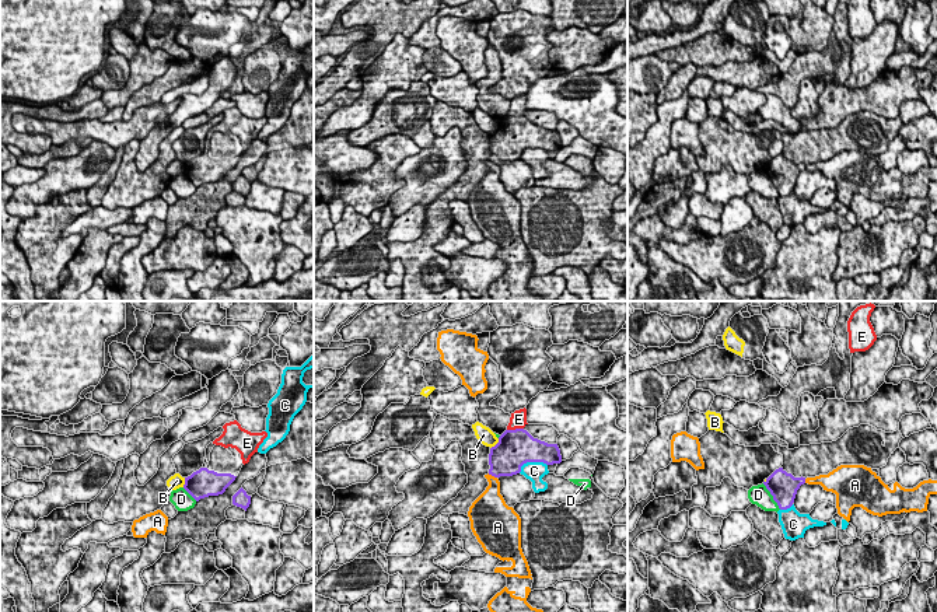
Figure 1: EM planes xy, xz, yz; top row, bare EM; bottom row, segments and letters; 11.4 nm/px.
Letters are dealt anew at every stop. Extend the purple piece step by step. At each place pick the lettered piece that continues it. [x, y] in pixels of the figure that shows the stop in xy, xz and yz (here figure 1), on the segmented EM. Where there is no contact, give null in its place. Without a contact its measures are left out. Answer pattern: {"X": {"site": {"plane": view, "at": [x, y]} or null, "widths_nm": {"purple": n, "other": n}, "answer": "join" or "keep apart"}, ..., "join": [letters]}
{"A": {"site": {"plane": "xz", "at": [492, 475]}, "widths_nm": {"purple": 400, "other": 200}, "answer": "keep apart"}, "B": {"site": {"plane": "xz", "at": [496, 444]}, "widths_nm": {"purple": 420, "other": 180}, "answer": "keep apart"}, "C": {"site": {"plane": "xz", "at": [531, 461]}, "widths_nm": {"purple": 420, "other": 220}, "answer": "keep apart"}, "D": {"site": {"plane": "yz", "at": [772, 495]}, "widths_nm": {"purple": 340, "other": 220}, "answer": "keep apart"}, "E": {"site": {"plane": "xz", "at": [516, 429]}, "widths_nm": {"purple": 420, "other": 190}, "answer": "join"}, "join": ["E"]}

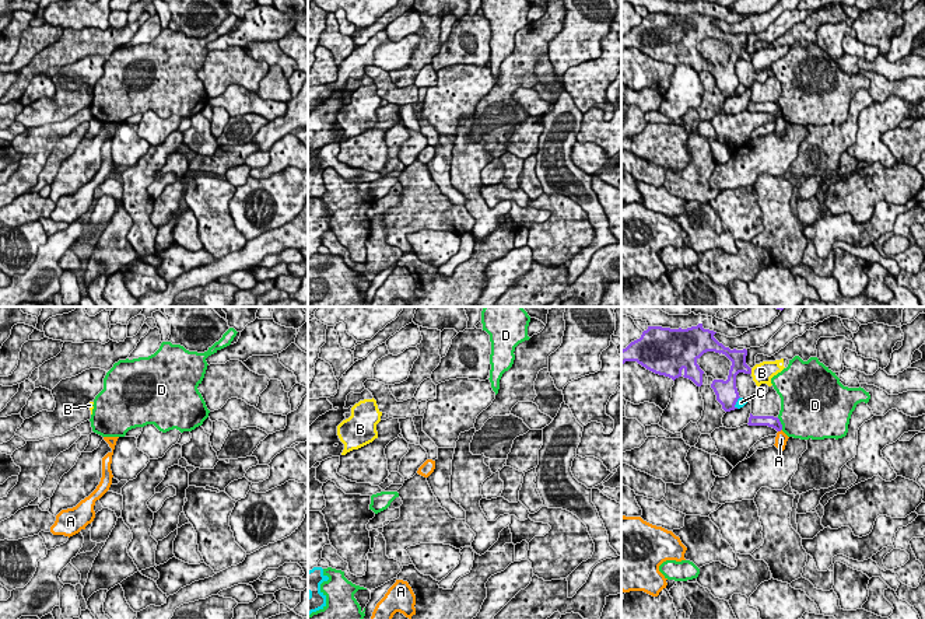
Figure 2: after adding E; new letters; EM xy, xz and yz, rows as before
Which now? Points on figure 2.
{"A": {"site": {"plane": "yz", "at": [780, 430]}, "widths_nm": {"purple": 130, "other": 140}, "answer": "keep apart"}, "B": {"site": {"plane": "yz", "at": [750, 371]}, "widths_nm": {"purple": 190, "other": 240}, "answer": "keep apart"}, "C": {"site": {"plane": "yz", "at": [736, 401]}, "widths_nm": {"purple": 260, "other": 90}, "answer": "keep apart"}, "D": {"site": {"plane": "yz", "at": [780, 423]}, "widths_nm": {"purple": 130, "other": 480}, "answer": "keep apart"}, "join": []}

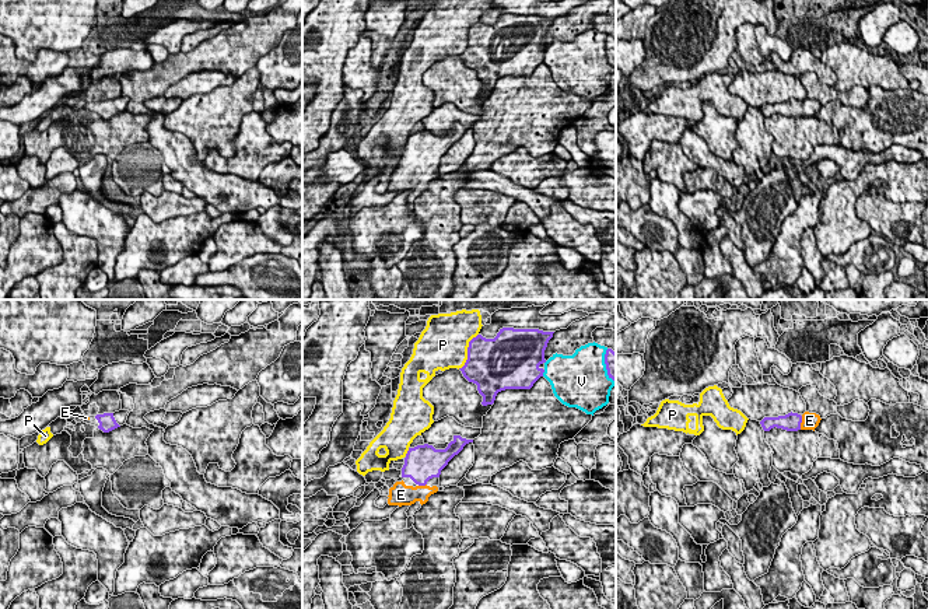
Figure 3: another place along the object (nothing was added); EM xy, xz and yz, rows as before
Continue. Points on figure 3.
{"E": {"site": {"plane": "yz", "at": [801, 422]}, "widths_nm": {"purple": 220, "other": 190}, "answer": "join"}, "P": {"site": {"plane": "xz", "at": [468, 352]}, "widths_nm": {"purple": 480, "other": 480}, "answer": "keep apart"}, "V": {"site": {"plane": "xz", "at": [606, 366]}, "widths_nm": {"purple": 220, "other": 480}, "answer": "keep apart"}, "join": ["E"]}

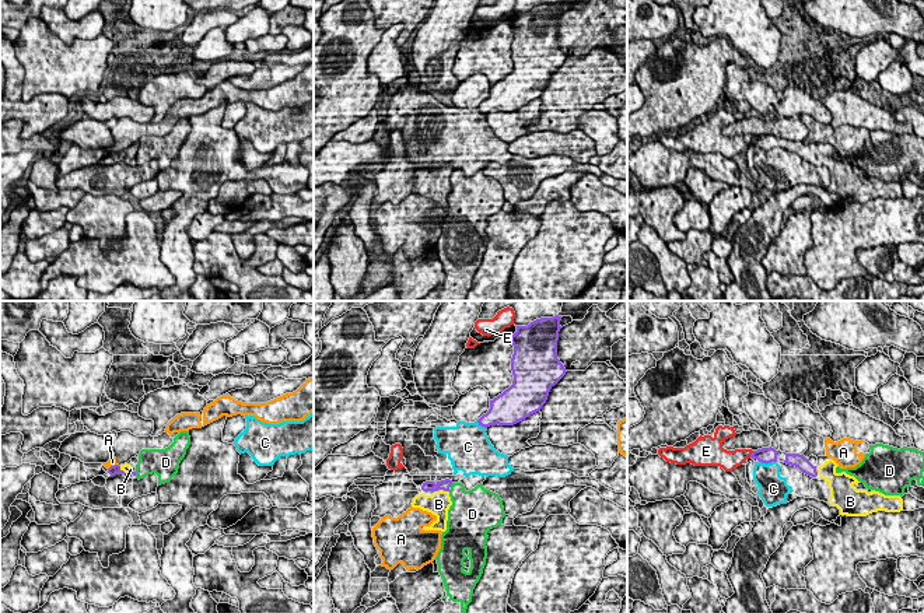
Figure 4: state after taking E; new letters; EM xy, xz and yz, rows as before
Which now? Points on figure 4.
{"A": {"site": {"plane": "xy", "at": [111, 466]}, "widths_nm": {"purple": 120, "other": 90}, "answer": "keep apart"}, "B": {"site": {"plane": "xz", "at": [445, 490]}, "widths_nm": {"purple": 130, "other": 260}, "answer": "join"}, "C": {"site": {"plane": "yz", "at": [767, 462]}, "widths_nm": {"purple": 190, "other": 300}, "answer": "keep apart"}, "D": {"site": {"plane": "xz", "at": [451, 484]}, "widths_nm": {"purple": 130, "other": 260}, "answer": "keep apart"}, "E": {"site": {"plane": "yz", "at": [752, 454]}, "widths_nm": {"purple": 190, "other": 220}, "answer": "keep apart"}, "join": ["B"]}

